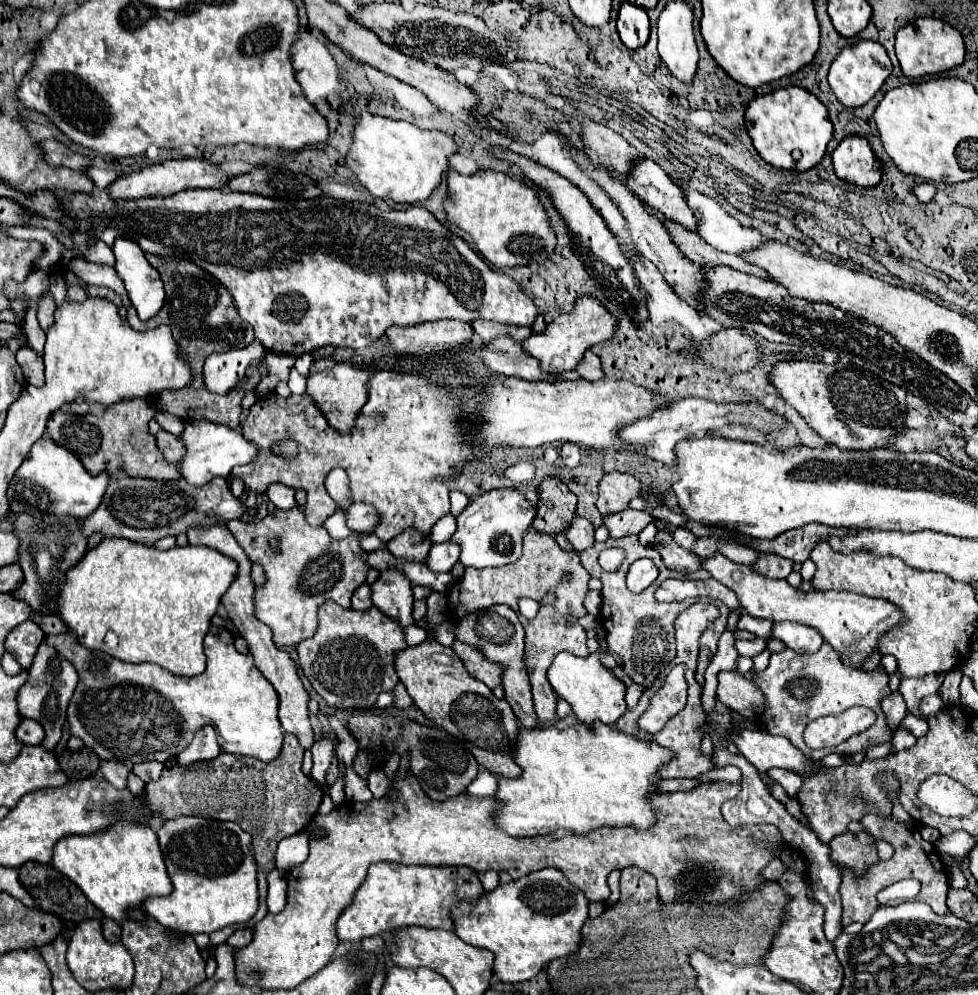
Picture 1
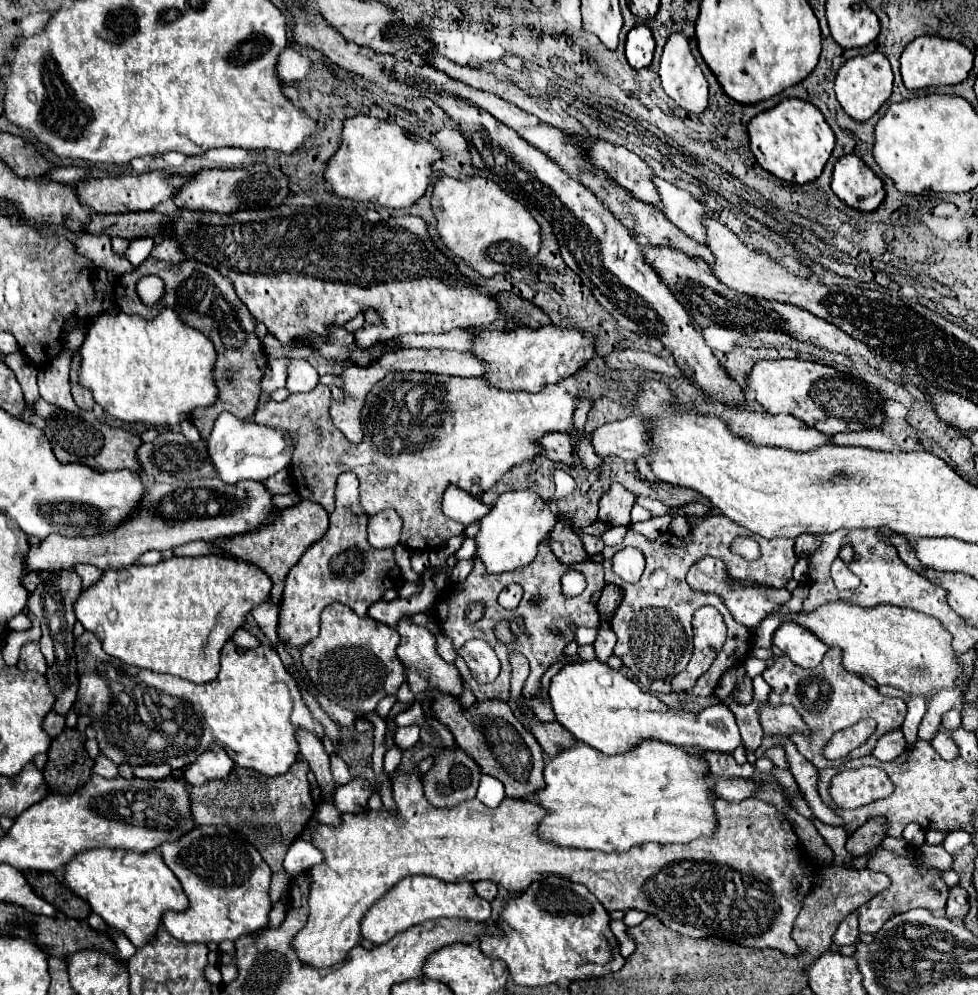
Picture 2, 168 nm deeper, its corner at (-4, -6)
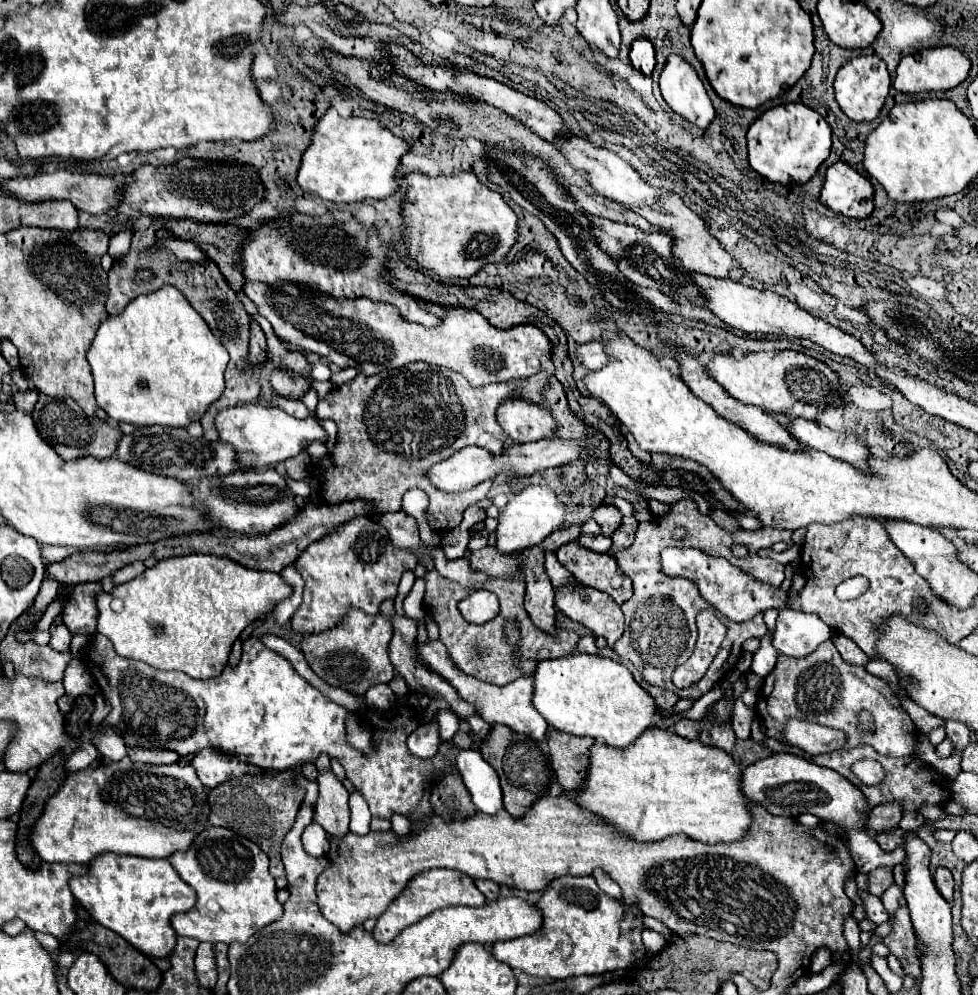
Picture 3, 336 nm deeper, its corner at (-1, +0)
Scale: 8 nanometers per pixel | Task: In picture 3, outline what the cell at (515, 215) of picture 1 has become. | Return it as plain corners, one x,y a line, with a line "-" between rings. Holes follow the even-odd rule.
414,172
404,176
404,182
406,196
402,202
400,234
406,244
406,252
416,262
418,270
426,270
438,278
468,278
488,262
502,262
508,250
516,244
518,218
514,210
502,200
498,192
488,190
472,172
434,178

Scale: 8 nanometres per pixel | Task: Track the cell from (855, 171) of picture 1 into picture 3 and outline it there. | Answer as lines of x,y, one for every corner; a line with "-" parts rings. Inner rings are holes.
836,162
826,172
820,202
840,216
860,220
872,214
872,196
872,184
864,176
846,162

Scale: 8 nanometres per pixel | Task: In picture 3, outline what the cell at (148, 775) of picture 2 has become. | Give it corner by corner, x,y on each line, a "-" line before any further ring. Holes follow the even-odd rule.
130,748
128,756
132,762
146,762
146,764
174,764
180,758
178,752
160,748

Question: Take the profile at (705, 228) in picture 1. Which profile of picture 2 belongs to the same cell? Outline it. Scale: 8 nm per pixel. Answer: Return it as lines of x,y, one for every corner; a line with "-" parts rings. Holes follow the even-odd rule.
655,178
657,190
661,194
661,200
665,204
663,212
665,216
681,228
689,238
705,244
705,218
713,218
713,214
707,212
707,208
697,202
687,190
681,190
661,178

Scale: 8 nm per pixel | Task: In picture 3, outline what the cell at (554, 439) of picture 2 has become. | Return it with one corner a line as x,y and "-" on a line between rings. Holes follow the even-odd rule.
506,398
498,406
496,420
502,430
518,444
534,442
550,436
554,418
546,408
530,404
524,398

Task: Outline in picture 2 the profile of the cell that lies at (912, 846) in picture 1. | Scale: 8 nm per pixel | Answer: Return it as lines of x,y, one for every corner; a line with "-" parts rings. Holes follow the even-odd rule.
879,844
869,860
867,860
867,868
875,870
875,872
883,872
891,878
891,886
887,890
883,890
881,894
877,894
875,898
871,898
869,902
865,902
865,906
857,908
859,914
859,930
867,932
867,934
875,934
877,930
881,930
881,926
895,914
901,914
911,910
911,908
927,908
931,912
943,912
945,910
945,902
947,902
947,894
949,894
949,886
943,882
941,872
937,868
925,866
919,856
915,856
913,860
909,856
901,856
895,854
887,848
883,848
883,844
-
919,868
925,868
927,872
921,874

